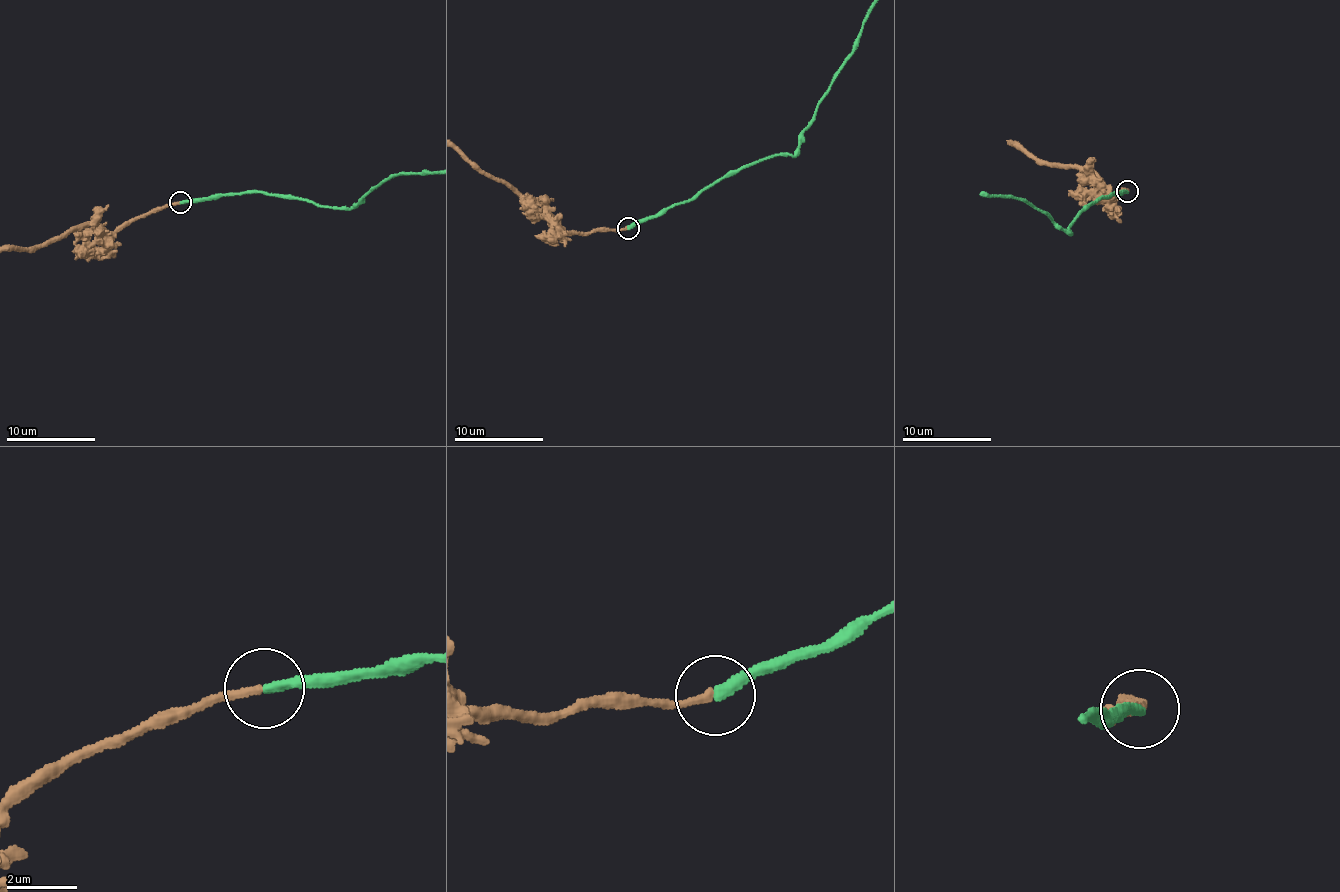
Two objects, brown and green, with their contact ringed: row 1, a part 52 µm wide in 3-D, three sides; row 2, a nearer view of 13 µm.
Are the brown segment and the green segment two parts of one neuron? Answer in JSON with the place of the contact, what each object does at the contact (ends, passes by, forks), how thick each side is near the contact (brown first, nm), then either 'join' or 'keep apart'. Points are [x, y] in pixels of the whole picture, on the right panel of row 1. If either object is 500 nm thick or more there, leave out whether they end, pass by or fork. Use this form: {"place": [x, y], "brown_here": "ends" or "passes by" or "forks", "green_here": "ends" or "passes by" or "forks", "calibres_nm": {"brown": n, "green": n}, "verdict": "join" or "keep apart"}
{"place": [1127, 191], "brown_here": "ends", "green_here": "ends", "calibres_nm": {"brown": 240, "green": 320}, "verdict": "join"}

